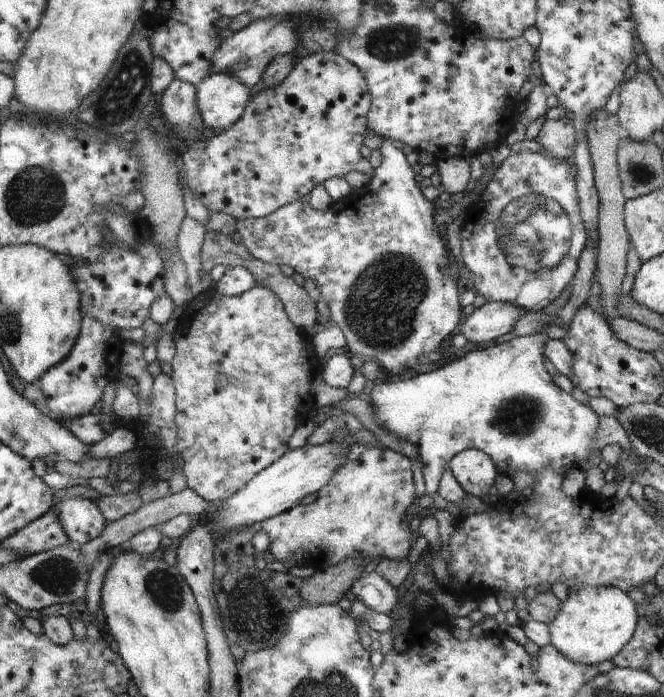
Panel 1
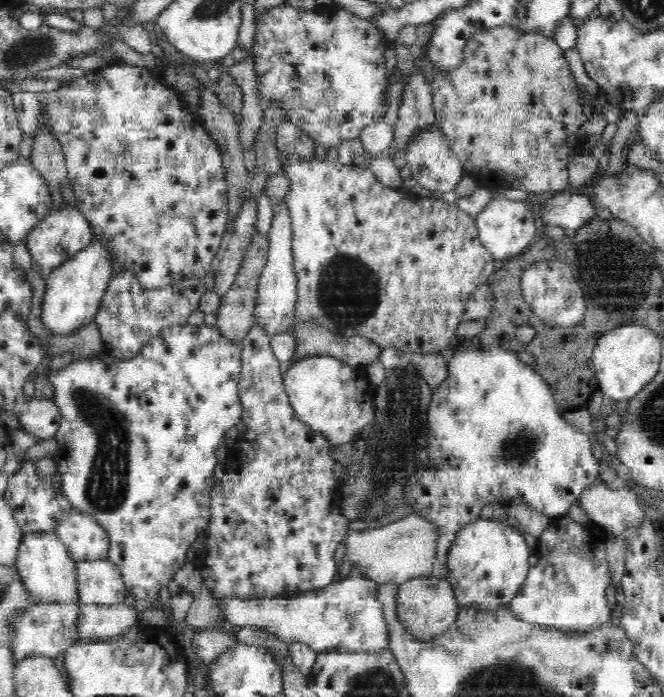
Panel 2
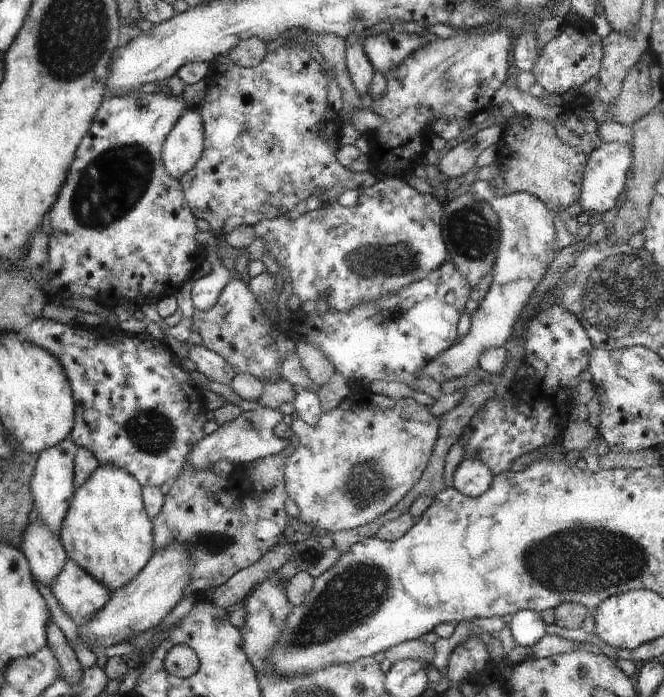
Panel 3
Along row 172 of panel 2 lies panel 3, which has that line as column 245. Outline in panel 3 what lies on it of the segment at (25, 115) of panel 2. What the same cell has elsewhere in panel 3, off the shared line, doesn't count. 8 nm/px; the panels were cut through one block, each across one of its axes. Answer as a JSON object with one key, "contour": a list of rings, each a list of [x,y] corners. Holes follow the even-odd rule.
{"contour":[[[284,45],[274,52],[266,52],[258,66],[240,67],[230,63],[226,72],[209,73],[204,81],[206,95],[197,109],[206,130],[206,151],[195,169],[179,182],[192,213],[210,223],[213,233],[222,236],[241,225],[253,227],[264,220],[283,217],[298,202],[314,194],[316,188],[328,190],[338,186],[361,191],[377,182],[376,175],[370,171],[350,172],[338,162],[338,144],[332,144],[338,130],[334,120],[336,112],[326,100],[328,78],[306,49]]]}

